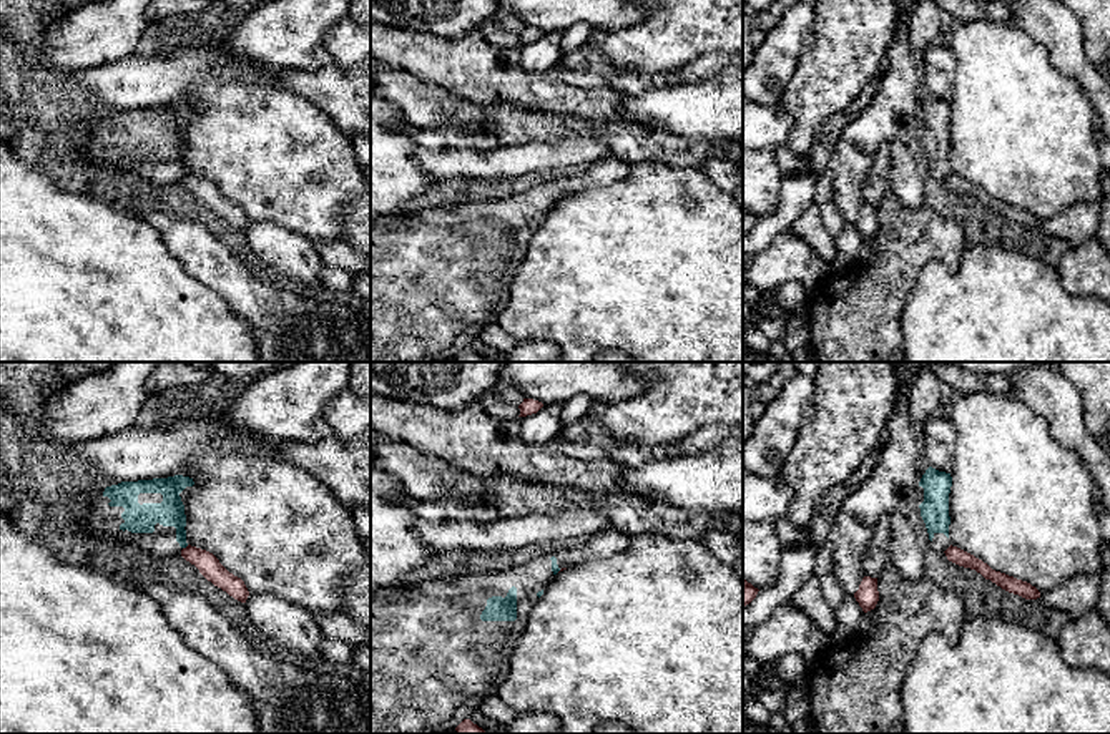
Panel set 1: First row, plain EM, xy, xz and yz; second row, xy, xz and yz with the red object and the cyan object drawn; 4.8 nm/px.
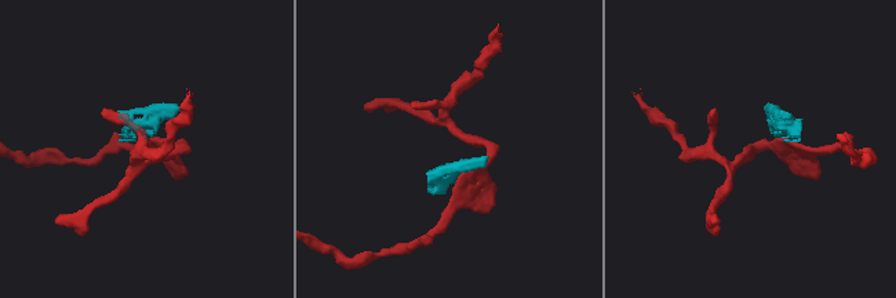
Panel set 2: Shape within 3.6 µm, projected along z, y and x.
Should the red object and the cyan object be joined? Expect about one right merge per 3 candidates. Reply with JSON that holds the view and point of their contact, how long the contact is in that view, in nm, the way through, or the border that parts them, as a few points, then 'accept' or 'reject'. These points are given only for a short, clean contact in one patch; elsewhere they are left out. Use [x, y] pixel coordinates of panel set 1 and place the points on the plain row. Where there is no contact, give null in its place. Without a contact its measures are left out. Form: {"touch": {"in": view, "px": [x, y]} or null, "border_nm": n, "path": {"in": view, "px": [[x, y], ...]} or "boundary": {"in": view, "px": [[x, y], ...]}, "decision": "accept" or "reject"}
{"touch": {"in": "xy", "px": [186, 175]}, "border_nm": 40, "boundary": {"in": "xy", "px": [[188, 173], [183, 176]]}, "decision": "reject"}

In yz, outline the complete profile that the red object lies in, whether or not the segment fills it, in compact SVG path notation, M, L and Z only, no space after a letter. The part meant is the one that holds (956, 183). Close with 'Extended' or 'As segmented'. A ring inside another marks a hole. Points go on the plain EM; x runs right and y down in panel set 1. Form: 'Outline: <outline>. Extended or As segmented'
Outline: M950 173L944 181L949 189L952 189L959 194L964 194L964 196L975 198L985 208L990 208L992 211L995 211L997 214L1000 214L1002 218L1005 218L1009 221L1019 223L1025 228L1040 226L1040 219L1035 214L1032 214L1030 211L1017 208L1005 201L995 199L982 188L975 186L974 183L970 183L957 174Z. As segmented

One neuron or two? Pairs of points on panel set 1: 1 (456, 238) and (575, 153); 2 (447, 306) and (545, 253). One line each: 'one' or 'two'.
1: two
2: two

